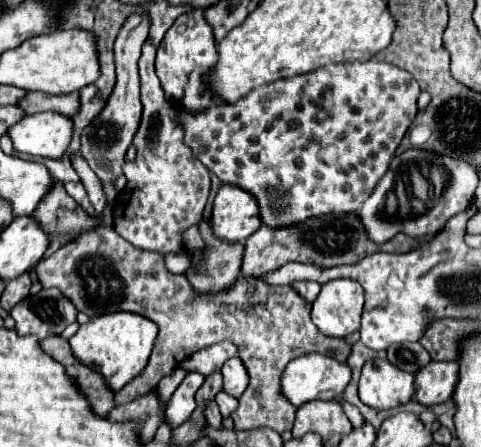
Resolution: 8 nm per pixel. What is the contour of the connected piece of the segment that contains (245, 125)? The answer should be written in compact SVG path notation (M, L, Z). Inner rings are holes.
M378 59L332 63L312 73L278 79L276 83L252 89L236 103L208 107L200 113L176 107L176 121L184 129L184 143L192 147L196 159L200 159L210 173L222 183L242 187L254 195L260 207L260 221L266 227L288 227L316 215L356 213L362 207L388 171L390 159L418 113L418 93L420 87L414 77L396 65ZM320 151L338 151L338 161L324 161ZM272 191L282 193L288 205L272 207Z

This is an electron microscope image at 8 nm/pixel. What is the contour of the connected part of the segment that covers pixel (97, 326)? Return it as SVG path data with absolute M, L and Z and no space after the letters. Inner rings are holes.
M108 313L108 315L92 317L86 325L80 325L76 335L70 337L68 343L70 343L74 357L82 365L98 371L106 379L108 389L118 393L126 383L130 383L146 367L156 335L158 335L158 327L142 315Z

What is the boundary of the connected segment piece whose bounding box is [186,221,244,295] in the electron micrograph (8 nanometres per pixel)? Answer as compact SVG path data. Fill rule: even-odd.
M202 221L198 227L200 227L200 235L206 241L208 249L204 251L202 267L200 269L190 267L186 277L198 295L228 291L228 287L234 287L234 283L240 277L244 245L224 243L224 241L216 239L210 223L206 223L206 221Z

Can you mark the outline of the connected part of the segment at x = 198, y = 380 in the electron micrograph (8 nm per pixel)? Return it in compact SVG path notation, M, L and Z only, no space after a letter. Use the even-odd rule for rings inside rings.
M188 373L184 381L178 385L178 389L174 391L172 399L164 409L164 422L168 423L171 429L180 426L192 415L192 411L196 409L194 395L202 383L204 383L202 373Z

